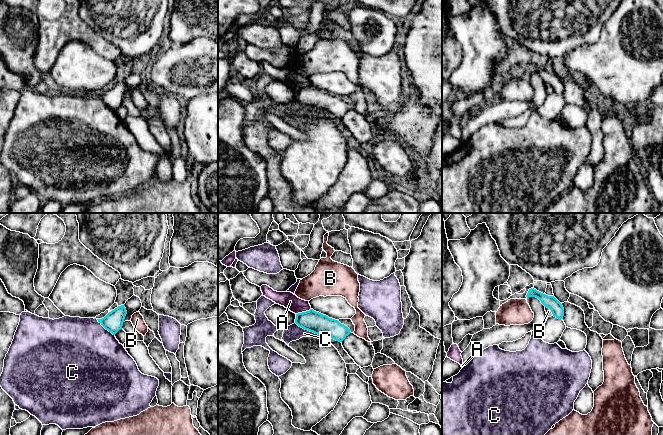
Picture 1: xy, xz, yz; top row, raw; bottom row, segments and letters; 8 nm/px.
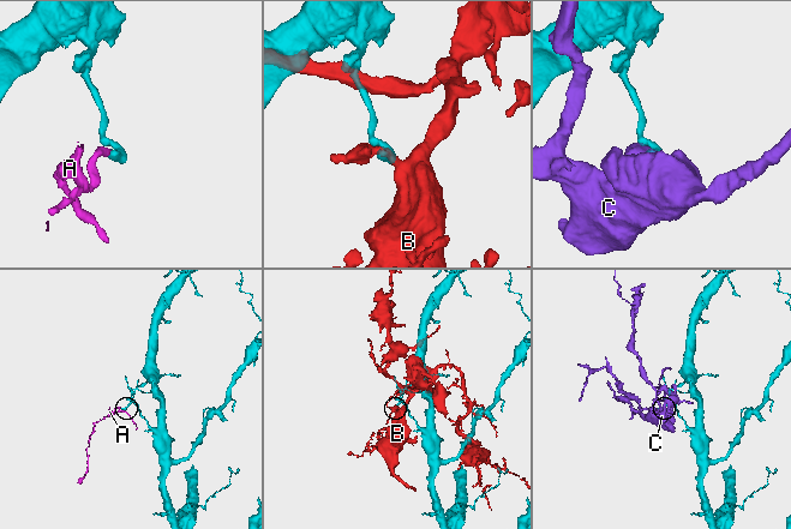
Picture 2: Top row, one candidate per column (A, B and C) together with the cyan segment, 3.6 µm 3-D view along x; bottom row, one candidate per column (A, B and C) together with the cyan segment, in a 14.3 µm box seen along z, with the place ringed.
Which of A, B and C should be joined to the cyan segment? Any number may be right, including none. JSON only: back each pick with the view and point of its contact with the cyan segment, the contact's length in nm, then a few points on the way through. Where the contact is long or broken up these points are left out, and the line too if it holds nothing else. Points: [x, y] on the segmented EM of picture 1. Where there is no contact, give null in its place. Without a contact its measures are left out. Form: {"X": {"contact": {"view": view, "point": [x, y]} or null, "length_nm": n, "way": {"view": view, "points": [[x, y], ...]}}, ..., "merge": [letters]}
{"merge": []}

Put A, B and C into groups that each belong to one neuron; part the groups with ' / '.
A / B / C

